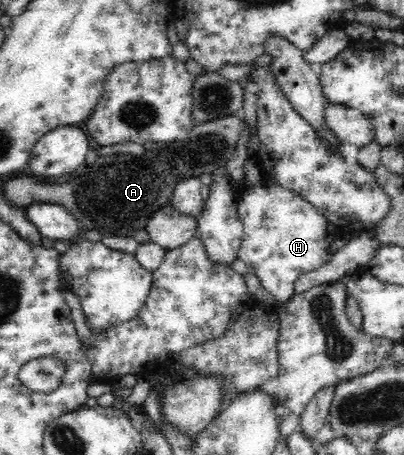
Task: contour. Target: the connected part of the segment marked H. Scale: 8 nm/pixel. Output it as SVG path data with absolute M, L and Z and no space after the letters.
M263 176L261 180L256 182L254 185L243 191L242 197L238 202L238 216L243 225L243 238L239 245L237 257L244 261L248 271L252 274L256 274L262 286L266 288L275 299L278 301L278 306L285 305L294 295L294 282L298 279L300 274L306 273L307 271L320 267L324 262L327 262L331 258L331 254L328 252L328 247L332 245L335 237L340 233L340 227L330 223L316 208L314 208L308 201L303 199L299 193L282 187L274 178Z

